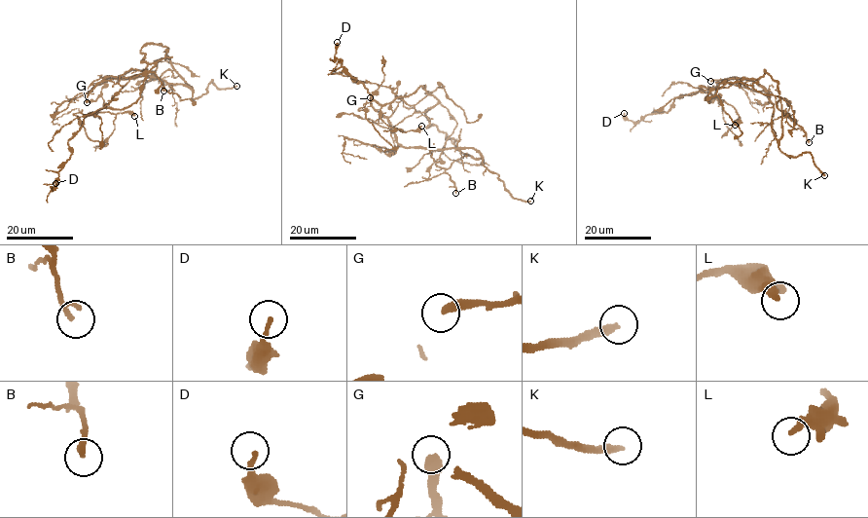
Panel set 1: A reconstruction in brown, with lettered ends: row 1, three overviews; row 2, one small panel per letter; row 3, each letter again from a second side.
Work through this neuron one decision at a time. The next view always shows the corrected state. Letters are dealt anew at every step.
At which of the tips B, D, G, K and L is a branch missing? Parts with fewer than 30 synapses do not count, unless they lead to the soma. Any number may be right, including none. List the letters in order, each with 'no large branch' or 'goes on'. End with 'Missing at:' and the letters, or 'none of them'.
B: no large branch
D: no large branch
G: goes on
K: goes on
L: no large branch
Missing at: G, K

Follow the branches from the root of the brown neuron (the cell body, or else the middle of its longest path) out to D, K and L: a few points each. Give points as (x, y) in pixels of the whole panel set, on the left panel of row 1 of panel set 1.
D: (155, 66), (134, 102), (88, 115), (68, 142), (72, 155), (55, 183)
K: (155, 66), (141, 59), (151, 43), (167, 48), (192, 98), (211, 80), (236, 86)
L: (155, 66), (145, 78), (140, 95), (134, 102), (121, 109), (106, 108), (94, 113), (128, 112), (134, 116)

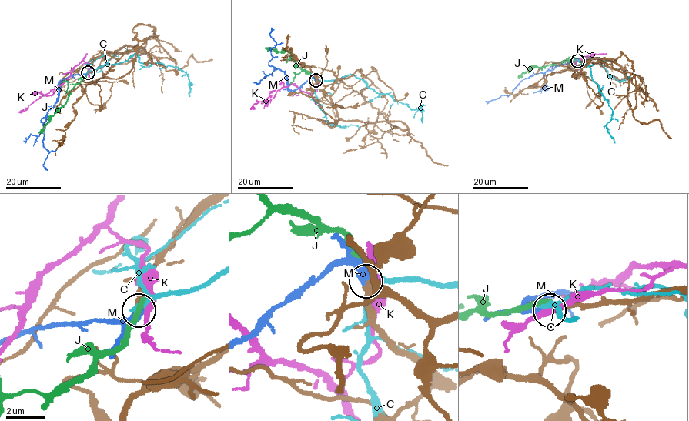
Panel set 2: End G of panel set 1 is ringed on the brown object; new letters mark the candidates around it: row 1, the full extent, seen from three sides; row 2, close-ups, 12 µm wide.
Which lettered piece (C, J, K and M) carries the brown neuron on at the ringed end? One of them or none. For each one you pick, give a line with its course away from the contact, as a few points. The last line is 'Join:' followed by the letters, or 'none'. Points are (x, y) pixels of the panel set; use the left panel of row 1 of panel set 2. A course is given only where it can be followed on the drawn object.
M: course (88, 72), (62, 79), (58, 99), (41, 120), (45, 125), (42, 145), (49, 152), (43, 165), (48, 170)
Join: M

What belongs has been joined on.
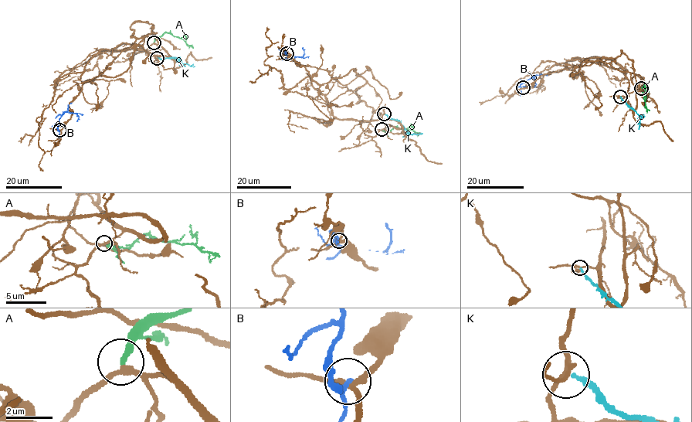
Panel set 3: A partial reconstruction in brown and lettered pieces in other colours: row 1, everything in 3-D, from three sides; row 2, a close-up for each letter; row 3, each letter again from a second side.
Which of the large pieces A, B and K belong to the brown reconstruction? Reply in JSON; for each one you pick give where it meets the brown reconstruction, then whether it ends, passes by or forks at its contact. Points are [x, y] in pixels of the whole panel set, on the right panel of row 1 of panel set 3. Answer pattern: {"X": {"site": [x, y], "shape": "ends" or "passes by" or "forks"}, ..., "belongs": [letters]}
{"A": {"site": [641, 88], "shape": "ends"}, "belongs": ["A"]}

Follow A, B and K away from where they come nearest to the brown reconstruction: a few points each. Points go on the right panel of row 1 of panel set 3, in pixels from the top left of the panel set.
A: (641, 88), (646, 84), (645, 101), (642, 93)
B: (523, 88), (521, 83), (534, 76), (534, 84), (522, 86)
K: (620, 96), (639, 116), (639, 128)

